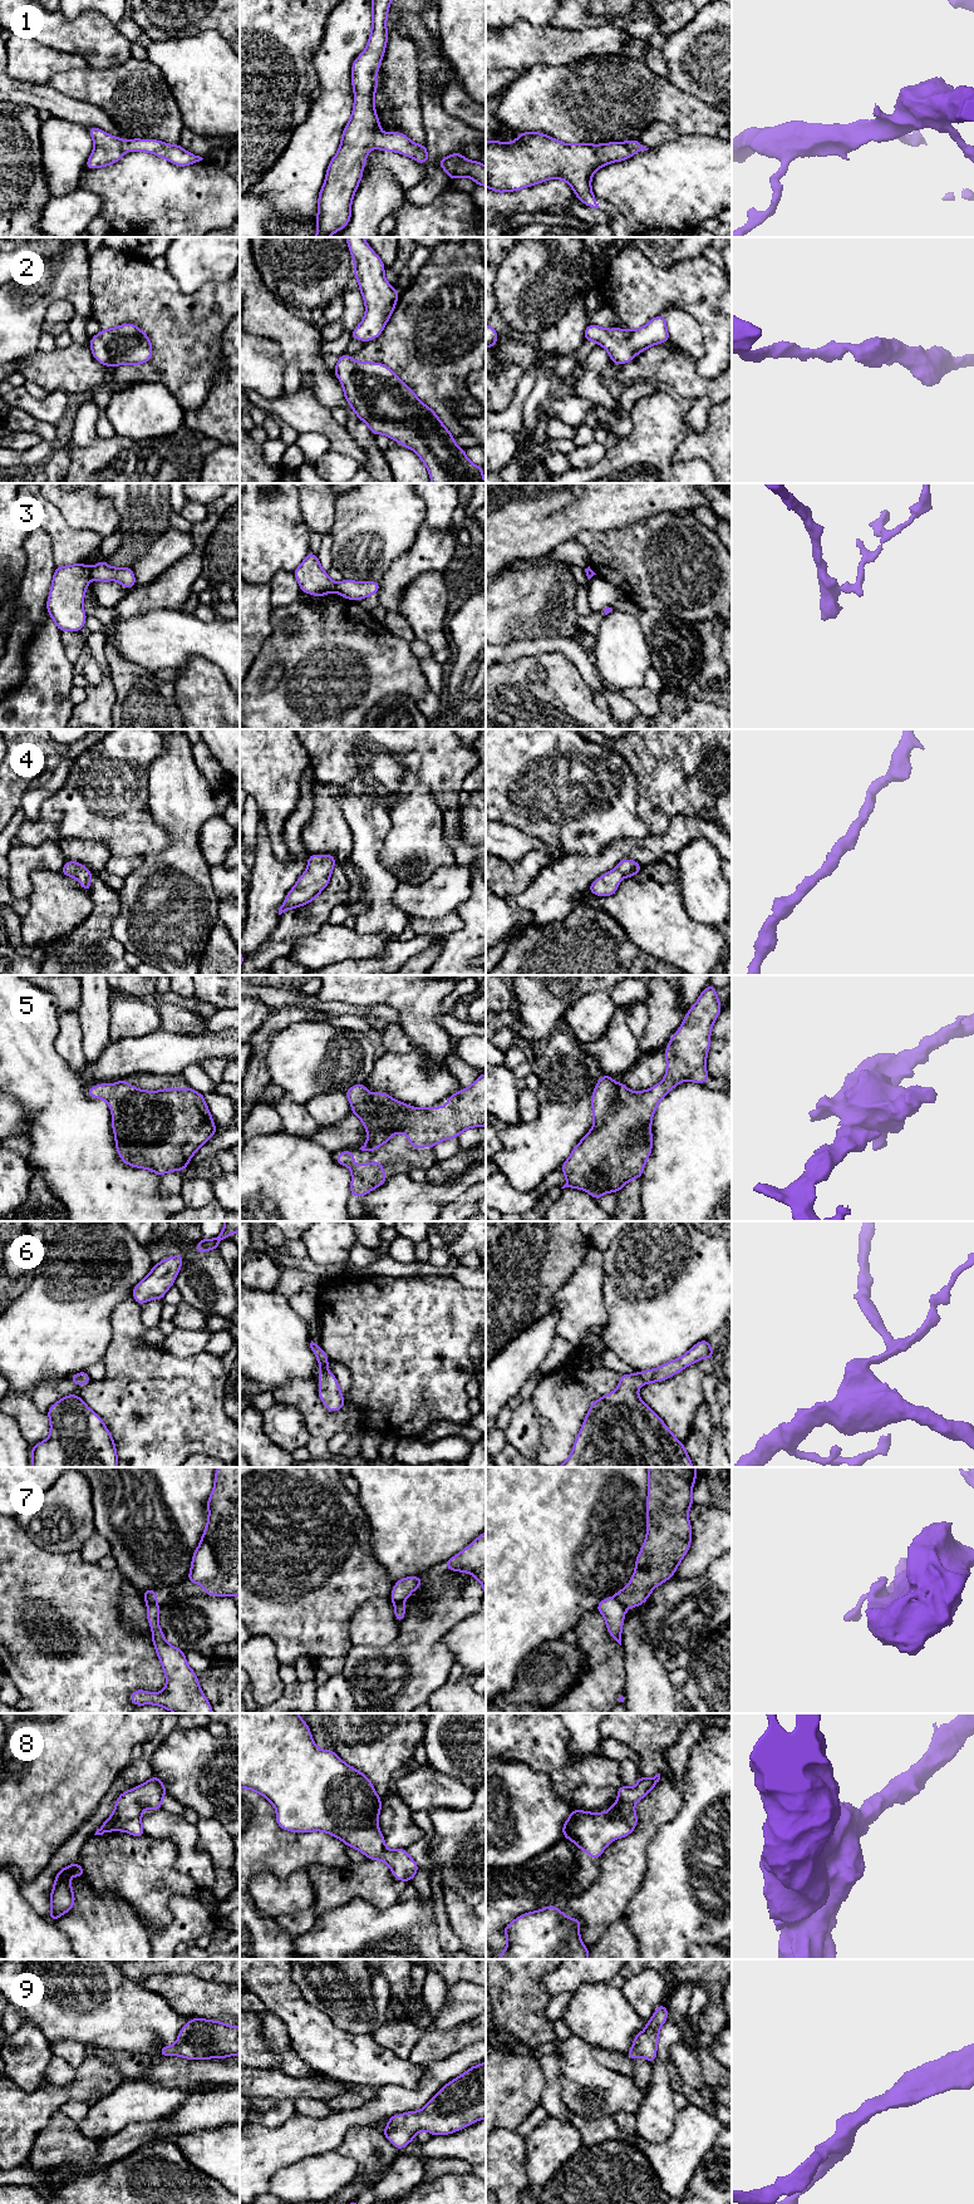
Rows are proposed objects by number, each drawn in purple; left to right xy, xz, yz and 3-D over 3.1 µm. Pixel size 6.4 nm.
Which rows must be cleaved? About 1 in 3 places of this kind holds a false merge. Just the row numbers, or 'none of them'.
3, 7

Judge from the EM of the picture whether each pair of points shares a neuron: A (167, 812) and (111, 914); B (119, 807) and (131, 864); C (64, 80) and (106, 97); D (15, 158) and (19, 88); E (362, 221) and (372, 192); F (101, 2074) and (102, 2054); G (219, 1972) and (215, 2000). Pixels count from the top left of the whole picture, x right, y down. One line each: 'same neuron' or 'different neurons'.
A: different neurons
B: different neurons
C: same neuron
D: different neurons
E: same neuron
F: different neurons
G: different neurons

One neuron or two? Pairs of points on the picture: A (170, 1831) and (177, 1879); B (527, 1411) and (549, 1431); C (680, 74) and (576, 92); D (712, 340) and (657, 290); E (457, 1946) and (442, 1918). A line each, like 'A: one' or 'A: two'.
A: two
B: two
C: two
D: one
E: one

